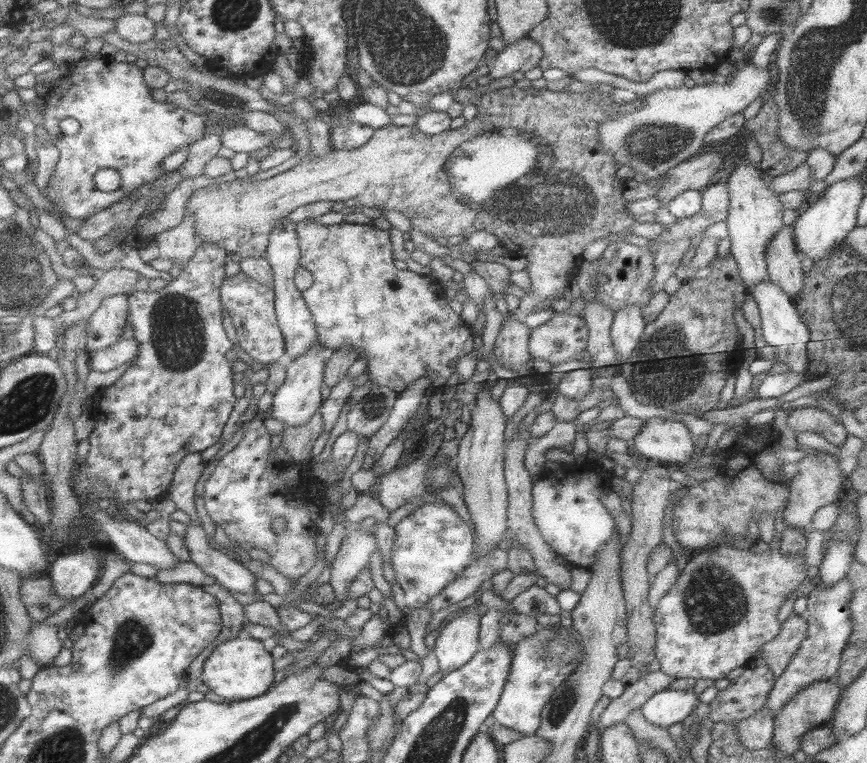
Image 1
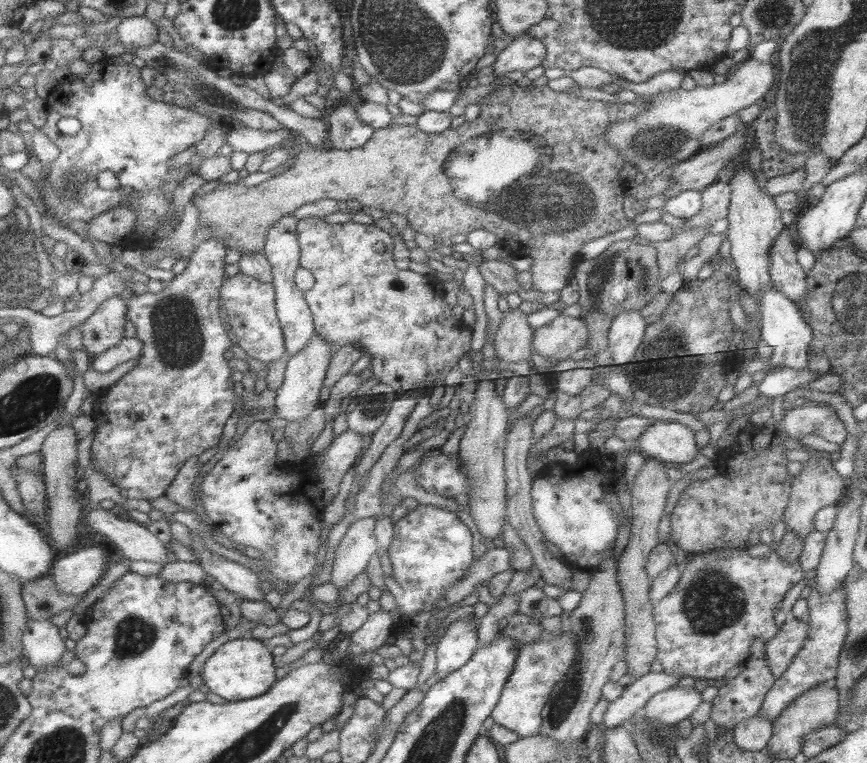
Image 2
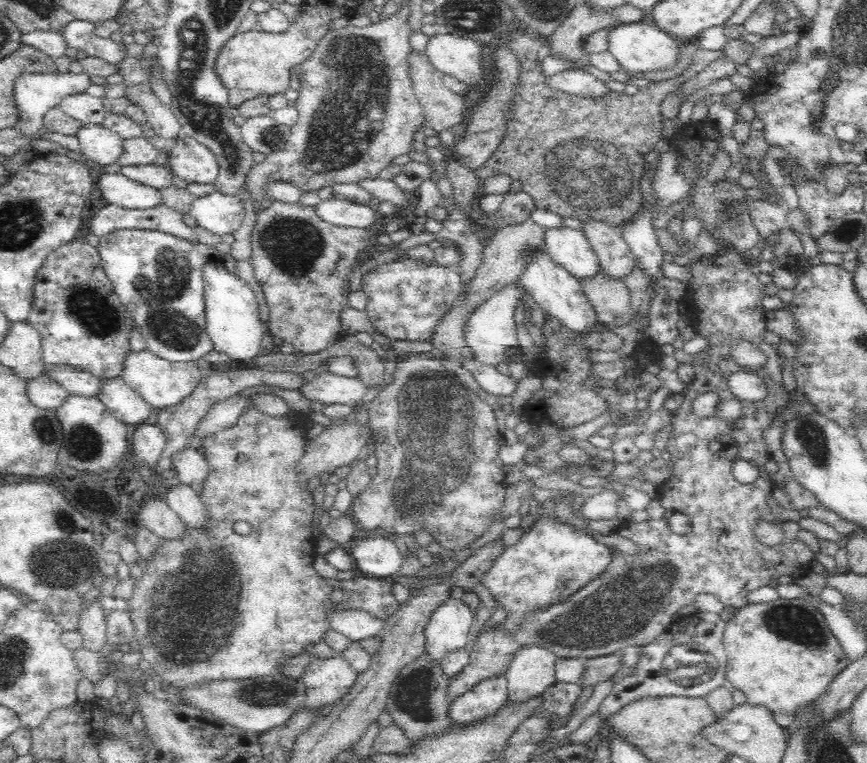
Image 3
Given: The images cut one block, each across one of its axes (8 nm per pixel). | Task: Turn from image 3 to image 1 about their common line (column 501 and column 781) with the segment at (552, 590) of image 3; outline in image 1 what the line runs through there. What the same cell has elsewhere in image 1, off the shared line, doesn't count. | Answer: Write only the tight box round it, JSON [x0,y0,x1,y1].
[652,544,806,682]

